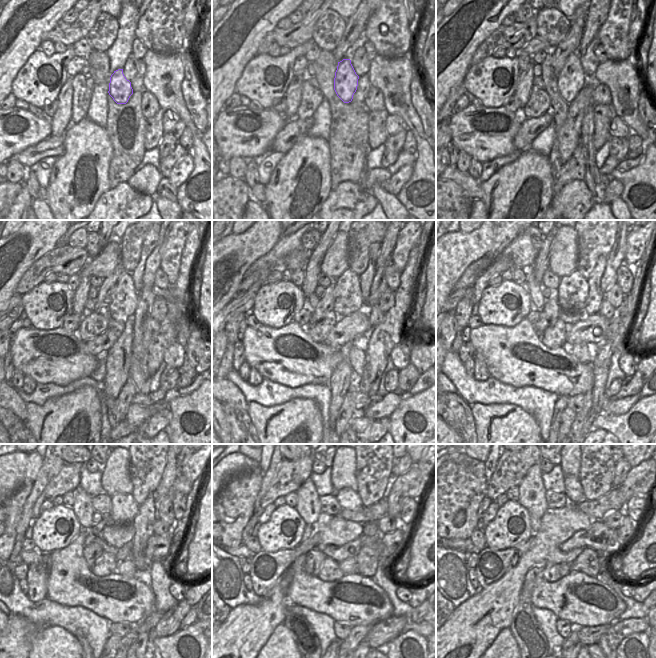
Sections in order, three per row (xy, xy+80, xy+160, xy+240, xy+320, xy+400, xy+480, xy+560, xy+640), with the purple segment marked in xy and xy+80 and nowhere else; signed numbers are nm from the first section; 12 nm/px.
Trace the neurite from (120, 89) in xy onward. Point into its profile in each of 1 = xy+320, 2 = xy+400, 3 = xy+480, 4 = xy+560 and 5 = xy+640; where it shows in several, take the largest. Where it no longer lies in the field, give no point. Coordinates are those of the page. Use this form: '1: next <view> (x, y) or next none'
1: next xy+320 (347, 293)
2: next xy+400 (572, 291)
3: next xy+480 (124, 508)
4: next xy+560 (349, 499)
5: next xy+640 (573, 490)

